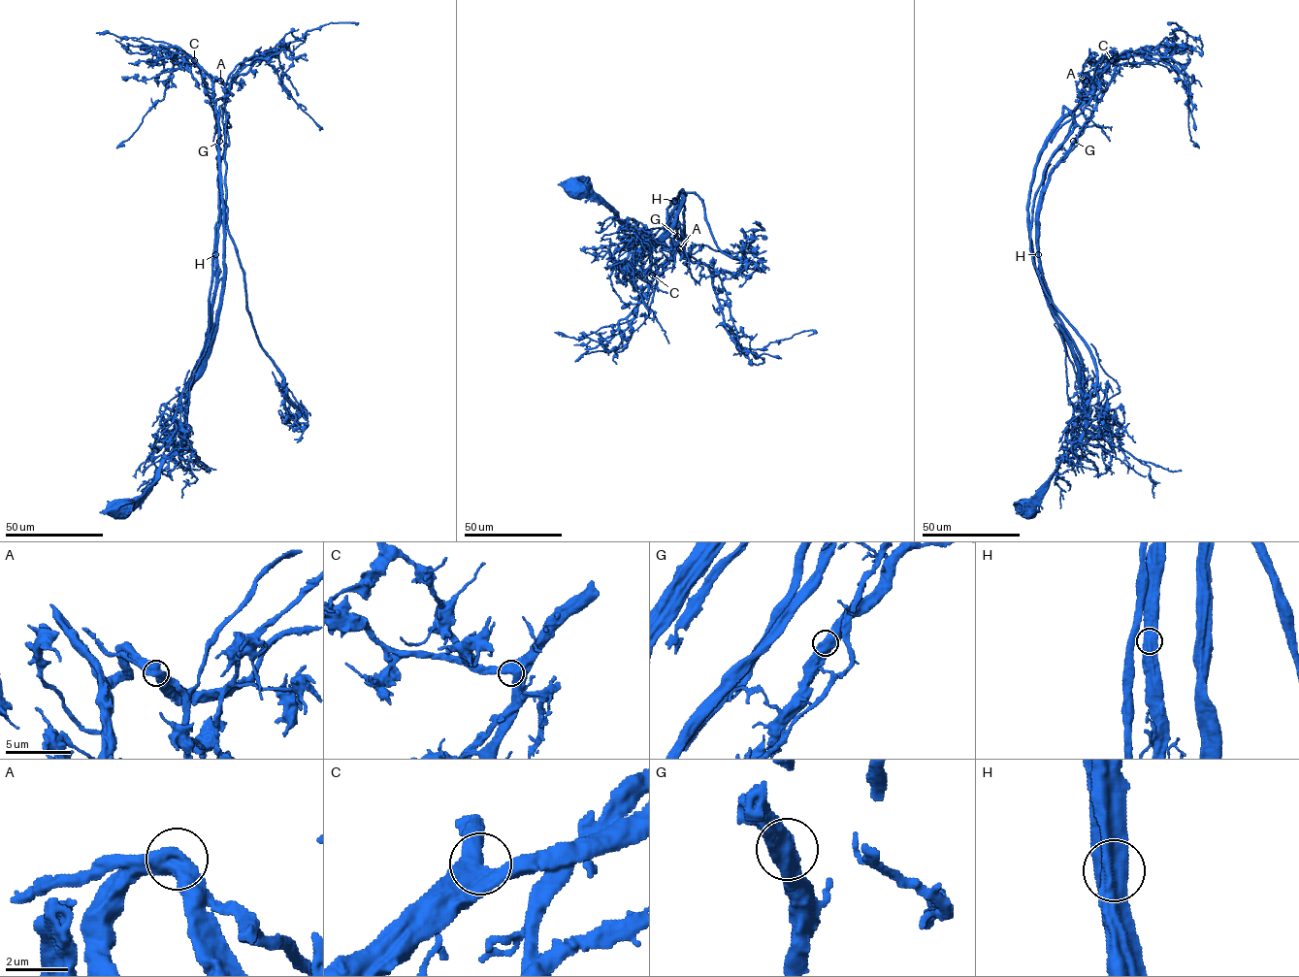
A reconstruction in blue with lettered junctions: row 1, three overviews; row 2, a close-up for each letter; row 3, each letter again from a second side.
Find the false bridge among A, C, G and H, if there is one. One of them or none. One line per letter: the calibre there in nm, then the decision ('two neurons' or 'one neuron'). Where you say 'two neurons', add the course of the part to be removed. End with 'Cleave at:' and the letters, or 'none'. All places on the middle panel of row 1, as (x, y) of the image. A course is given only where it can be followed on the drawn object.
A: 650 nm | two neurons | (679, 249), (719, 273), (730, 302), (737, 342), (751, 364), (764, 362)
C: 600 nm | one neuron
G: 600 nm | one neuron
H: 650 nm | one neuron
Cleave at: A

